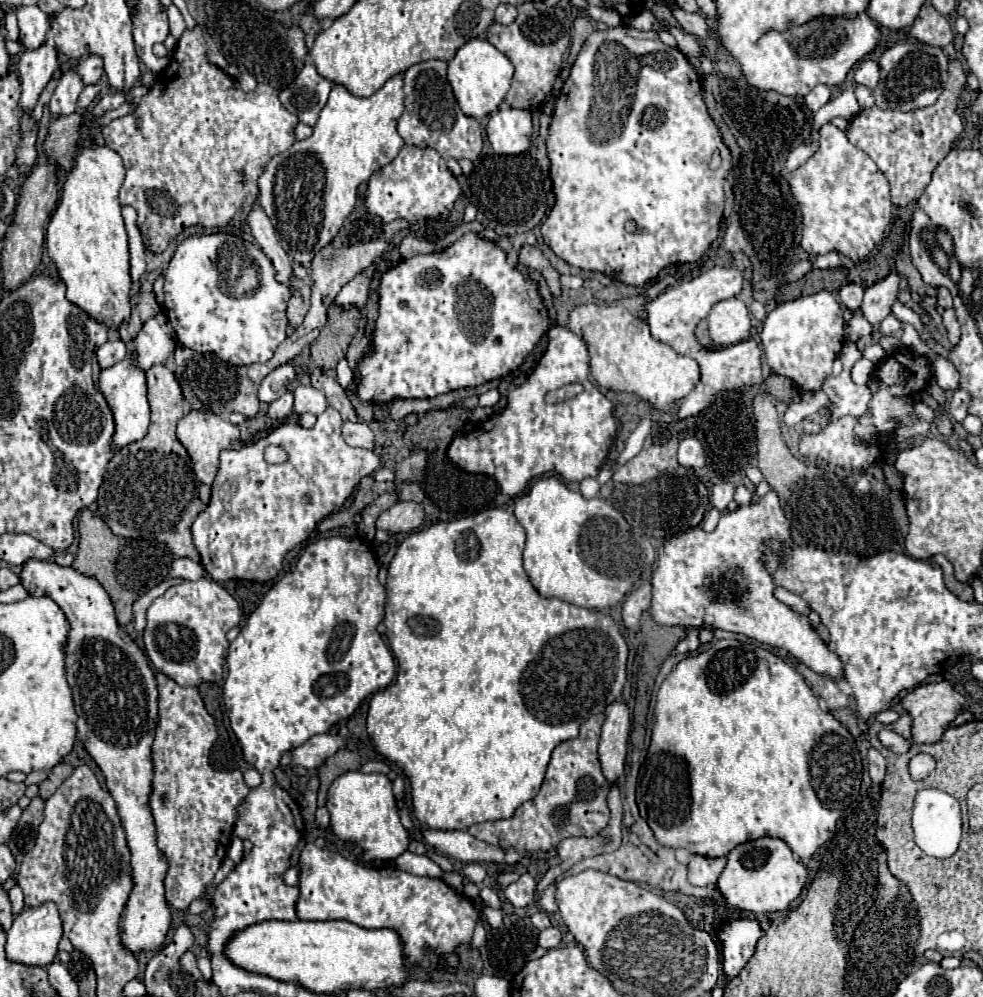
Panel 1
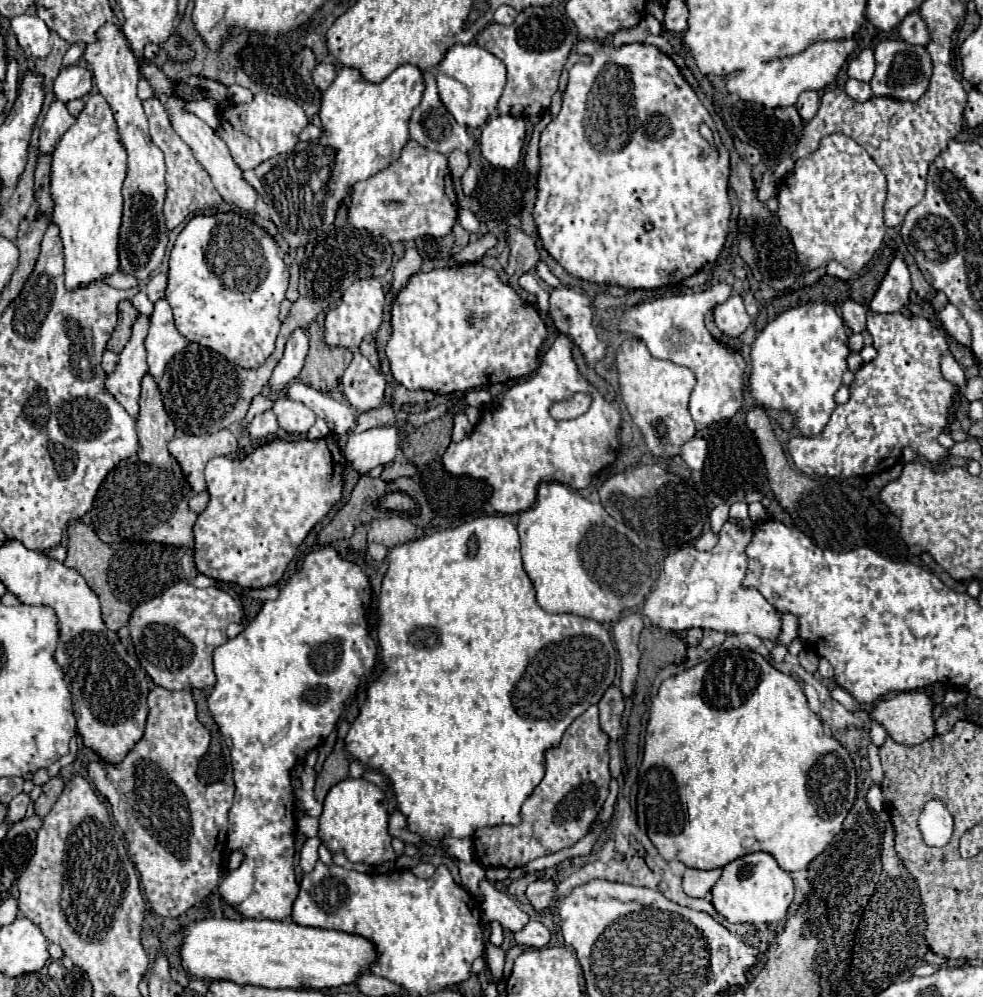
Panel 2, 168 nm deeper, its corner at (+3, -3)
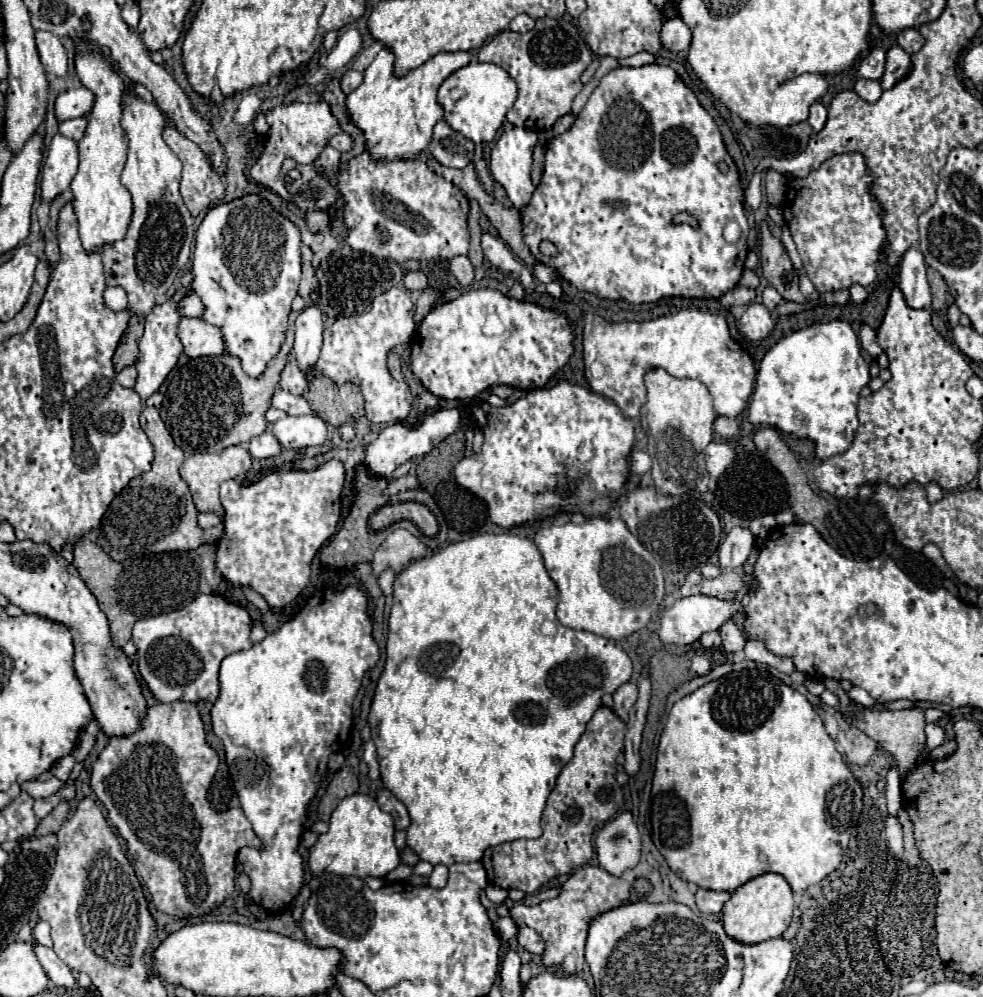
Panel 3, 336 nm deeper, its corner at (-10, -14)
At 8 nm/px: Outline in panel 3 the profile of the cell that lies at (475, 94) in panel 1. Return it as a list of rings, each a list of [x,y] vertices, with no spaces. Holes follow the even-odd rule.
[[[472,60],[468,66],[452,72],[440,86],[438,102],[444,106],[444,120],[460,134],[464,134],[474,144],[492,142],[502,122],[506,120],[506,112],[512,108],[518,94],[518,86],[508,76],[508,72],[496,64],[486,64]]]

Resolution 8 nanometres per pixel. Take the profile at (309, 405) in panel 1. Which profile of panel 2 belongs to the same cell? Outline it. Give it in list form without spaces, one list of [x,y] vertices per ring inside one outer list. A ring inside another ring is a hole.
[[[279,397],[273,405],[273,413],[277,415],[279,427],[287,433],[307,433],[315,423],[315,413],[307,409],[303,403],[295,403],[287,397]]]

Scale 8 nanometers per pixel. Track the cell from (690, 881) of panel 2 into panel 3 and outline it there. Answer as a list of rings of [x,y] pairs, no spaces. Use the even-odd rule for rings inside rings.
[[[698,888],[696,892],[696,906],[702,914],[720,914],[724,902],[730,898],[728,892],[716,892],[716,890],[704,890]]]

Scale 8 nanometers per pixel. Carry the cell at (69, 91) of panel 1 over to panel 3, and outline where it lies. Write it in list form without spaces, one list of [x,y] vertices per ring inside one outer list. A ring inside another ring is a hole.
[[[56,134],[50,148],[48,158],[42,170],[42,200],[50,202],[54,196],[68,190],[68,184],[72,182],[72,176],[78,168],[78,142]]]

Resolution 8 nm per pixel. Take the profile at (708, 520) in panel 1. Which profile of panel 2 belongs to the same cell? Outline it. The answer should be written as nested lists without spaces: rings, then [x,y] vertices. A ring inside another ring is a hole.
[[[705,529],[703,535],[701,535],[699,539],[695,539],[695,549],[699,549],[699,551],[709,551],[709,549],[715,547],[715,543],[717,543],[717,535],[715,535],[711,529]]]

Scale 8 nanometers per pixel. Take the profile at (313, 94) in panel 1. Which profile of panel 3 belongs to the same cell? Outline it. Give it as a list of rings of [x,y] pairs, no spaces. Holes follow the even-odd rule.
[[[348,70],[342,80],[340,80],[340,88],[344,94],[350,94],[354,88],[358,88],[362,82],[362,72],[356,72],[356,70]]]

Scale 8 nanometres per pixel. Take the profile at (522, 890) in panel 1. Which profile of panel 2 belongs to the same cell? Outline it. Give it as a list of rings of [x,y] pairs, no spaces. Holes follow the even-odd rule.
[[[539,879],[527,887],[527,897],[537,913],[549,913],[549,909],[555,905],[557,899],[557,883]]]

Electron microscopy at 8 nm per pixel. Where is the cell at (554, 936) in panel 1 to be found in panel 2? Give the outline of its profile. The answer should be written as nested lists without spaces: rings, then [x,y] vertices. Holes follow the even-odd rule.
[[[529,919],[529,923],[515,933],[515,941],[517,945],[525,945],[525,947],[545,947],[551,939],[549,929],[539,921],[539,919]]]

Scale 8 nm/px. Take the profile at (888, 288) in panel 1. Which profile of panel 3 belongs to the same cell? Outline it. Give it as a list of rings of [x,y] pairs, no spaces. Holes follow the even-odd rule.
[[[910,248],[904,254],[898,274],[898,288],[910,308],[920,310],[930,306],[930,286],[926,280],[926,264],[920,250]]]

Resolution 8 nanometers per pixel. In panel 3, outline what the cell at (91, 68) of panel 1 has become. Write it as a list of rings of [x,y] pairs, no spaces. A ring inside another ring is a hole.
[[[86,86],[70,88],[56,98],[56,118],[70,120],[86,116],[94,106],[94,94]]]

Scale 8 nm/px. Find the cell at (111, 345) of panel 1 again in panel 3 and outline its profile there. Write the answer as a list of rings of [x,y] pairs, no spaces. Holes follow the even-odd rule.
[[[134,366],[124,368],[122,372],[116,374],[116,378],[118,378],[118,382],[120,382],[124,388],[134,388],[134,384],[136,384],[136,368],[134,368]]]

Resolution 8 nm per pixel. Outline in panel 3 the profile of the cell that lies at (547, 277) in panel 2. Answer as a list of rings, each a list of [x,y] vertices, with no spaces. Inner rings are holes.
[[[536,264],[536,266],[534,266],[534,276],[536,276],[540,282],[544,282],[544,284],[548,284],[548,282],[552,282],[552,280],[560,280],[558,272],[556,272],[554,268],[550,268],[550,266],[544,266],[544,264]]]

